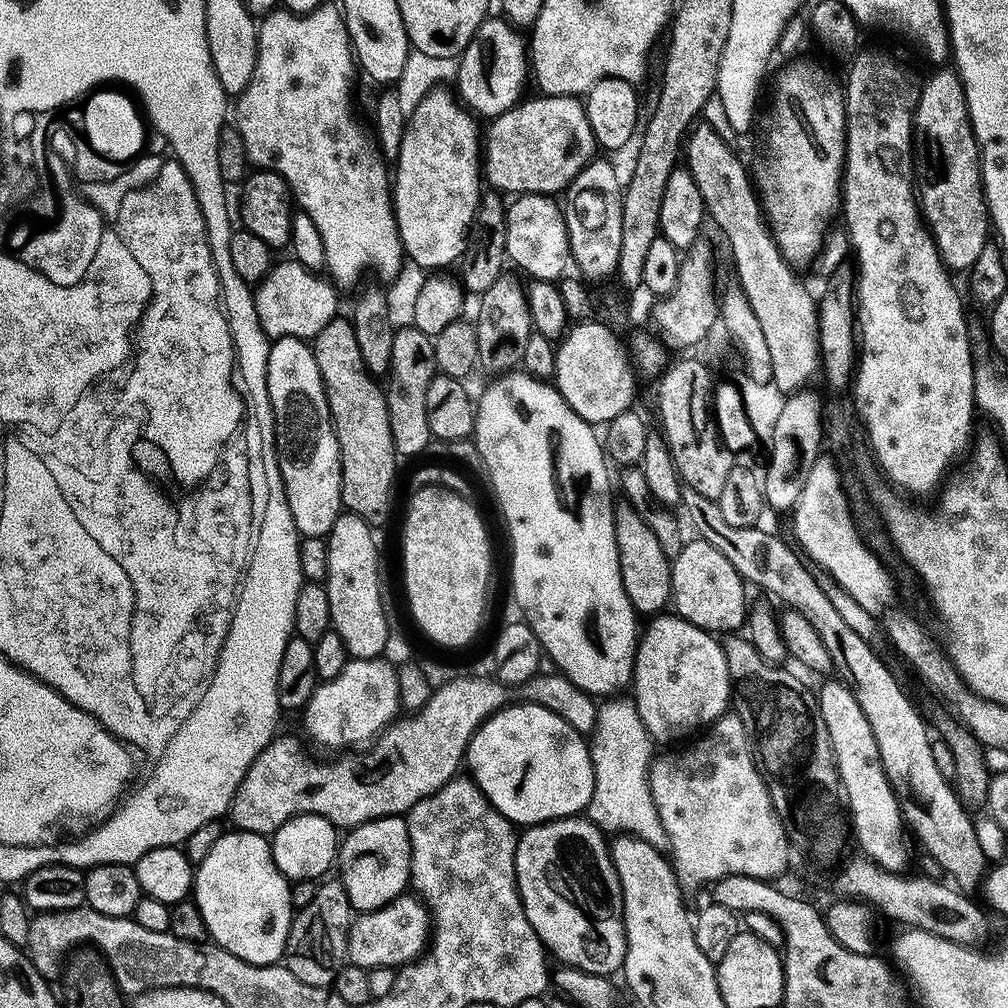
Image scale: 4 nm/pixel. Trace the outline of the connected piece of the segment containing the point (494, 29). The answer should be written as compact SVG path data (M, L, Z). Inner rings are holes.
M488 18L459 58L458 96L477 117L488 116L489 121L497 120L525 99L524 87L528 80L530 84L530 48L525 37L523 40L519 35L523 36L508 20Z

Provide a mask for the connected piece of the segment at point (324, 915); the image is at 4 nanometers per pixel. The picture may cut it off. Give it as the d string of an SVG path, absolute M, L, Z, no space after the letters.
M336 878L327 882L317 887L314 902L295 915L290 938L287 940L284 966L303 985L331 989L347 959L348 936L352 928L354 909L344 884Z

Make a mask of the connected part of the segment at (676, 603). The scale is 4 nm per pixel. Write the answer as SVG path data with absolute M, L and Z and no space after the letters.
M691 539L673 559L672 604L675 613L704 632L728 636L741 631L747 625L750 612L746 590L747 583L736 568L704 539Z

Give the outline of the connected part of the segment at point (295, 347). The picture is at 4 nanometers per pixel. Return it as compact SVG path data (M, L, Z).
M282 338L271 345L269 354L268 393L272 399L276 419L276 453L280 473L290 506L290 514L301 537L323 540L334 530L345 511L342 498L344 471L340 457L340 443L330 414L330 402L324 389L322 370L318 370L315 351L298 338Z

